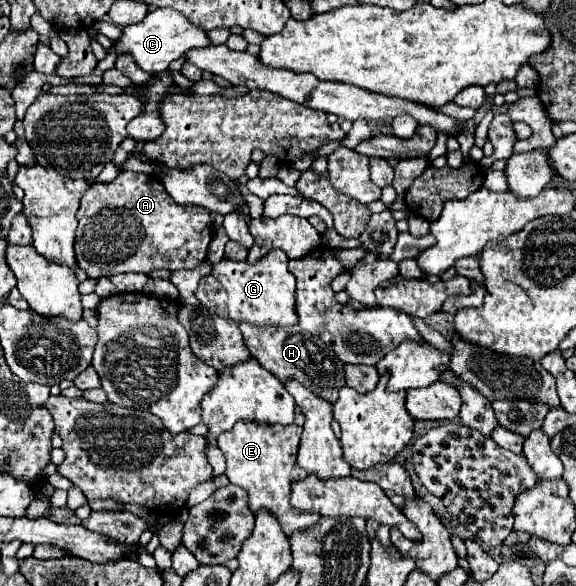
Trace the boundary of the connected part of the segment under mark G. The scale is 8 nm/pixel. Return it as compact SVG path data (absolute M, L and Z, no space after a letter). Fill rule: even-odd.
M271 250L259 262L235 262L223 258L213 266L211 274L201 278L195 296L213 314L255 326L295 326L295 276L287 270L287 256L283 250Z

